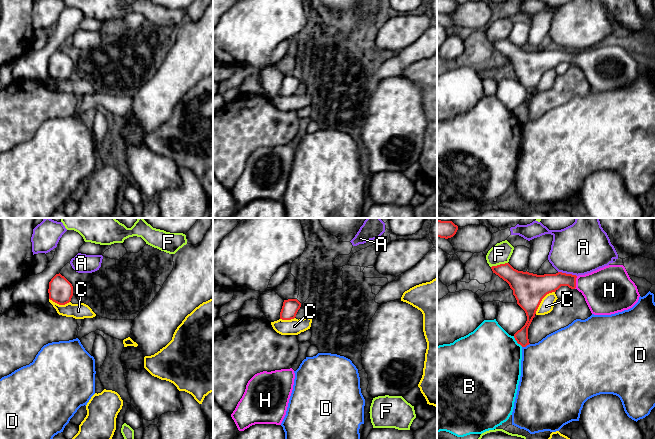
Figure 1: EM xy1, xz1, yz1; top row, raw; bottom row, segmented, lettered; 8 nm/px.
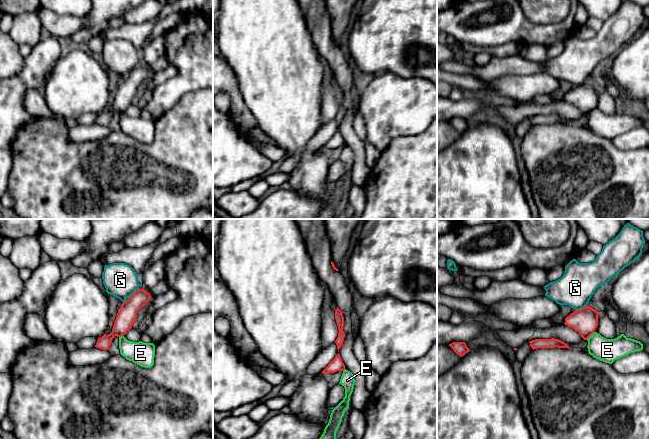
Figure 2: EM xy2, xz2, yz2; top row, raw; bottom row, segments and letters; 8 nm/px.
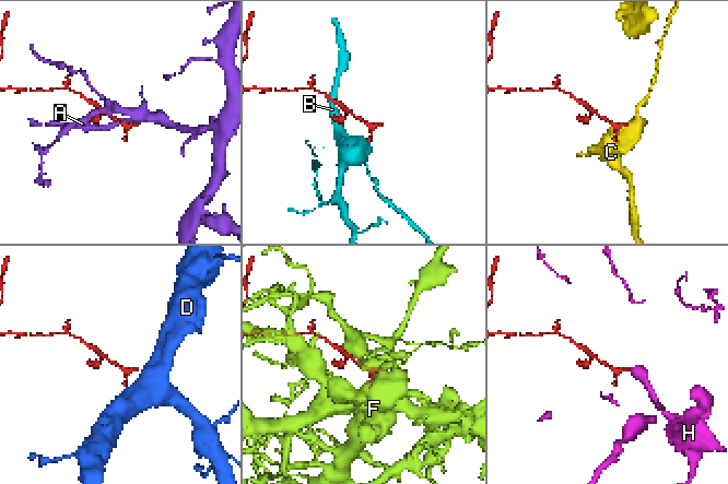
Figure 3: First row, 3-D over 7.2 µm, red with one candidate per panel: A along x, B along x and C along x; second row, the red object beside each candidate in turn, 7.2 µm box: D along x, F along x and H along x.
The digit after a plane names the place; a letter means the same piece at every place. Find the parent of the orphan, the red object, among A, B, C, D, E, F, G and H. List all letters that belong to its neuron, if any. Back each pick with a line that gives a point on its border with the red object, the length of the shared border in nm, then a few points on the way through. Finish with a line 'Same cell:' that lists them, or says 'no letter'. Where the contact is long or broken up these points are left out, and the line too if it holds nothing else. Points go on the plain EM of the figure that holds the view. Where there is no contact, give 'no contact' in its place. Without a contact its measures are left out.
H: meets red in yz1 at (575, 58); contact 110 nm long; runs through yz1 (544, 60), (554, 57), (575, 58), (605, 66)
Same cell: H

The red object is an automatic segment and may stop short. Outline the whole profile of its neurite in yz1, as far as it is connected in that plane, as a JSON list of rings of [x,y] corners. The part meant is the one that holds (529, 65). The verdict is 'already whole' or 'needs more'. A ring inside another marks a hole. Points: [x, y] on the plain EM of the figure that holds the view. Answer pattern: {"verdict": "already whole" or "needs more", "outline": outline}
{"verdict": "needs more", "outline": [[[509,39],[491,43],[493,49],[506,57],[513,66],[517,80],[525,87],[527,97],[525,101],[514,110],[514,114],[522,123],[529,121],[528,104],[535,93],[542,75],[549,69],[556,68],[561,62],[577,65],[594,91],[611,91],[632,84],[639,76],[640,70],[637,62],[630,55],[623,41],[608,41],[585,51],[572,51],[562,48],[556,50],[537,51],[518,47]]]}

